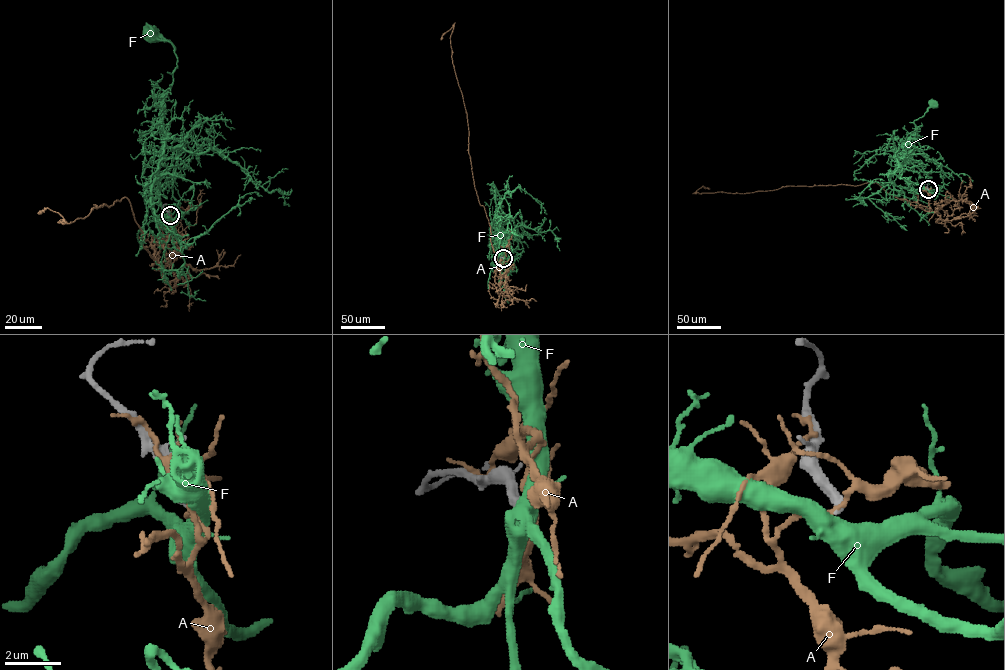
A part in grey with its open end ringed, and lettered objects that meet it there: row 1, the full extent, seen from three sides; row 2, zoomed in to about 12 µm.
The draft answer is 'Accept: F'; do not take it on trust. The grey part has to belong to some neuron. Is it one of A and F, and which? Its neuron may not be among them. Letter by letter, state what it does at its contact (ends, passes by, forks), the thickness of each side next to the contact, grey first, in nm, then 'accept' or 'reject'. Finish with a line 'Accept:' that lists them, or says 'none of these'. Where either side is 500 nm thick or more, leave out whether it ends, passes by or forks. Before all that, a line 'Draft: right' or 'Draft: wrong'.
Draft: wrong
A: it passes by | 380/190 nm | reject
F: it forks | 320/480 nm | reject
Accept: none of these

